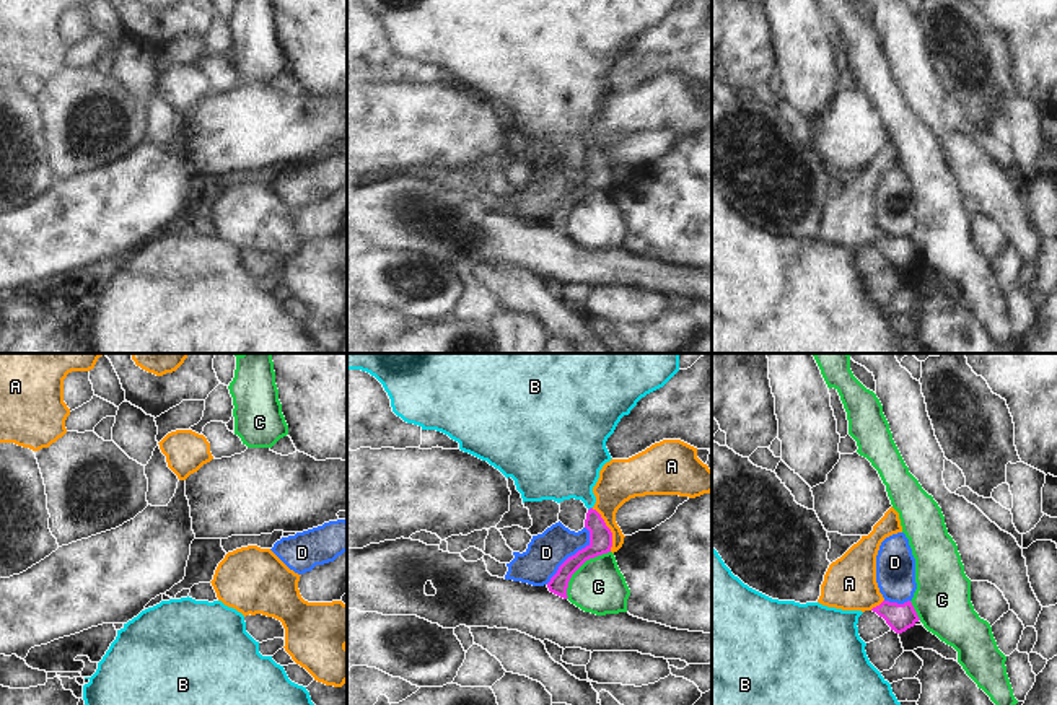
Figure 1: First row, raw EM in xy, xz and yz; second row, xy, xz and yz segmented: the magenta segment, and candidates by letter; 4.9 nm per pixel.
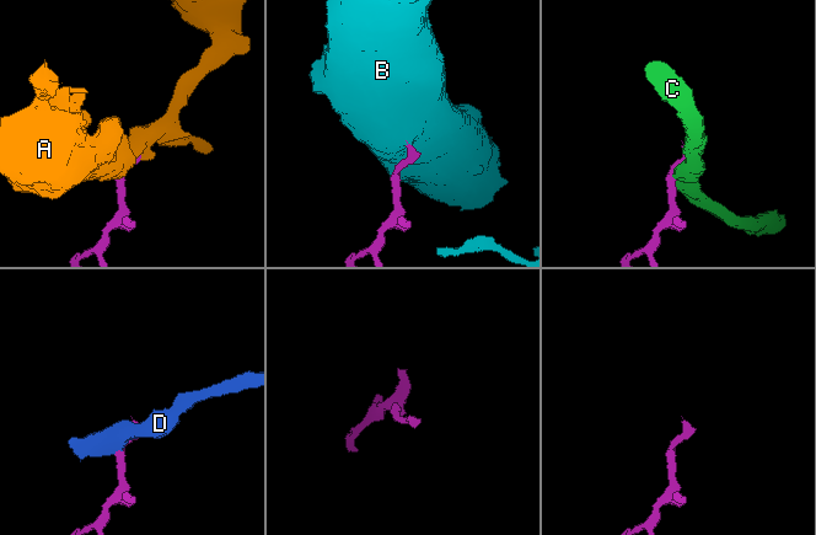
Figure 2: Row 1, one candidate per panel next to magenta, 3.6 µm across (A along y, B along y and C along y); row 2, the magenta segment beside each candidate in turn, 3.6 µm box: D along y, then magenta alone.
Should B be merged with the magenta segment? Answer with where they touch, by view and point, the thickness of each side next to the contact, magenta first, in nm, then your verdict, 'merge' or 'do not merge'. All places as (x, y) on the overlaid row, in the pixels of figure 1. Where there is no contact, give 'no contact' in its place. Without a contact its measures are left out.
xz (590, 508) | 110/340 nm | merge

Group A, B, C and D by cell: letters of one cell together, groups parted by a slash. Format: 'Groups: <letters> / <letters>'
Groups: A / B / C / D.

